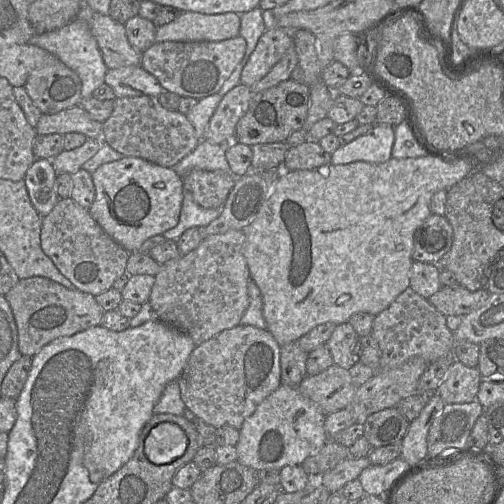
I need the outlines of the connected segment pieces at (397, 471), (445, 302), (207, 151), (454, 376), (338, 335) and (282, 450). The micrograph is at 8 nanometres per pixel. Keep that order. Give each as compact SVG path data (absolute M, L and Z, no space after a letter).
M397 458L384 465L371 465L364 469L358 477L365 494L383 496L392 483L419 461L408 464Z
M461 285L441 287L427 300L445 316L465 315L480 308L488 299L485 288L469 291Z
M202 139L191 153L171 168L180 177L194 169L231 172L225 156L228 146L212 144Z
M455 361L436 391L446 404L470 403L476 400L481 381L482 378L477 367L467 367L461 362Z
M349 323L336 325L331 337L326 342L335 365L349 370L359 361L359 356L355 354L358 338L359 336Z
M281 384L240 427L235 446L237 461L256 471L301 465L306 458L317 454L329 440L324 427L326 415L316 404L302 396L298 387Z

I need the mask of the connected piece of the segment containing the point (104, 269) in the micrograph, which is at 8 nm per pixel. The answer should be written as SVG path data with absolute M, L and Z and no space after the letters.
M70 197L59 199L52 211L42 218L41 248L75 289L94 296L109 290L119 277L127 274L126 265L131 254L101 228L89 209L80 206Z

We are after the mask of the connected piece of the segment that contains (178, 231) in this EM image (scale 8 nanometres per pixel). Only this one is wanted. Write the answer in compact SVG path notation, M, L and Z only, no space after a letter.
M185 190L177 225L161 235L166 239L177 241L187 229L205 227L210 224L221 214L222 208L223 206L211 209L203 208L194 201L192 193L189 190Z

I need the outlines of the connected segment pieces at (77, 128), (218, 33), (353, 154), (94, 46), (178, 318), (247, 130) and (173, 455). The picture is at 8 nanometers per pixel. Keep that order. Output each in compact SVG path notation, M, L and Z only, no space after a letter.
M81 106L61 110L56 114L42 114L35 127L38 135L81 133L103 143L103 124L94 120Z
M184 11L173 21L156 29L155 42L222 41L237 37L241 19L238 13L204 14Z
M388 124L372 125L368 132L333 152L330 164L341 165L356 161L383 163L392 158L394 127Z
M74 19L68 25L51 32L43 34L36 33L31 37L28 44L43 48L54 56L58 57L69 68L75 71L82 81L82 97L89 98L93 91L101 84L105 83L105 75L108 67L103 61L103 57L97 40L93 36L89 22L83 19Z
M232 229L205 237L194 250L162 264L148 300L156 319L190 336L196 346L239 325L248 306L244 242L245 231Z
M291 79L280 82L253 96L249 109L236 125L235 140L248 146L284 142L292 132L303 127L308 108L309 87L304 82Z
M160 423L145 438L144 453L150 462L163 465L181 457L187 446L188 438L179 426Z

